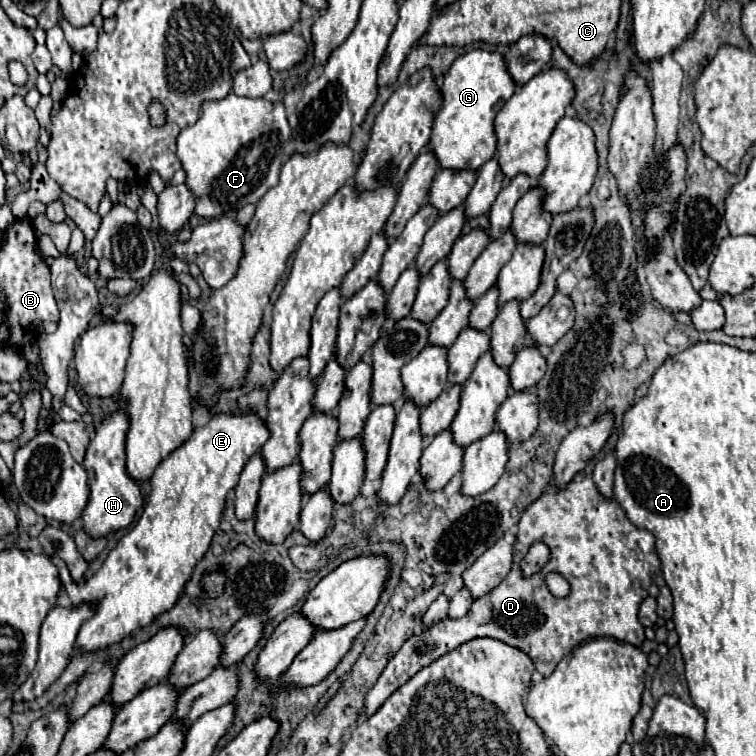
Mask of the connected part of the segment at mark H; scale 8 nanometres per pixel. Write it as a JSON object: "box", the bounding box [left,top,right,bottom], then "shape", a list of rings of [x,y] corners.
{"box":[82,409,144,537],"shape":[[[116,409],[104,417],[102,425],[96,429],[94,439],[88,445],[84,469],[88,471],[90,485],[90,501],[82,513],[84,531],[92,537],[102,537],[110,531],[124,529],[132,523],[138,507],[144,503],[140,493],[140,483],[126,473],[126,433],[130,427],[128,413],[124,409]]]}

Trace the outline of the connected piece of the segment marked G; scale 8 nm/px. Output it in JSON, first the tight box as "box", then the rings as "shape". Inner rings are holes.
{"box":[430,49,516,171],"shape":[[[474,49],[458,57],[448,69],[442,83],[442,109],[434,117],[430,149],[444,169],[478,171],[494,157],[496,133],[494,117],[516,91],[516,83],[508,73],[506,59],[496,49]]]}

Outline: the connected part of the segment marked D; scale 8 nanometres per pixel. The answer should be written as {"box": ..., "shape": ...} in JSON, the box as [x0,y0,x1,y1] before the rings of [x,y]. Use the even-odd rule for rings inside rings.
{"box":[364,477,660,715],"shape":[[[592,477],[570,481],[564,489],[548,487],[522,513],[516,537],[514,563],[506,579],[484,597],[478,597],[464,617],[446,617],[424,629],[422,635],[412,635],[404,641],[376,685],[368,691],[364,707],[366,715],[372,715],[424,665],[430,665],[448,651],[476,637],[492,637],[524,651],[534,661],[536,671],[544,677],[554,671],[564,655],[590,637],[614,637],[636,647],[642,645],[644,627],[638,621],[638,607],[648,595],[646,585],[652,585],[656,569],[660,571],[656,539],[650,531],[634,527],[626,515],[622,517],[618,503],[614,499],[604,499],[594,487]],[[536,541],[544,541],[550,547],[552,559],[540,573],[524,577],[520,561]],[[548,573],[560,573],[570,583],[568,597],[560,599],[548,591]]]}

